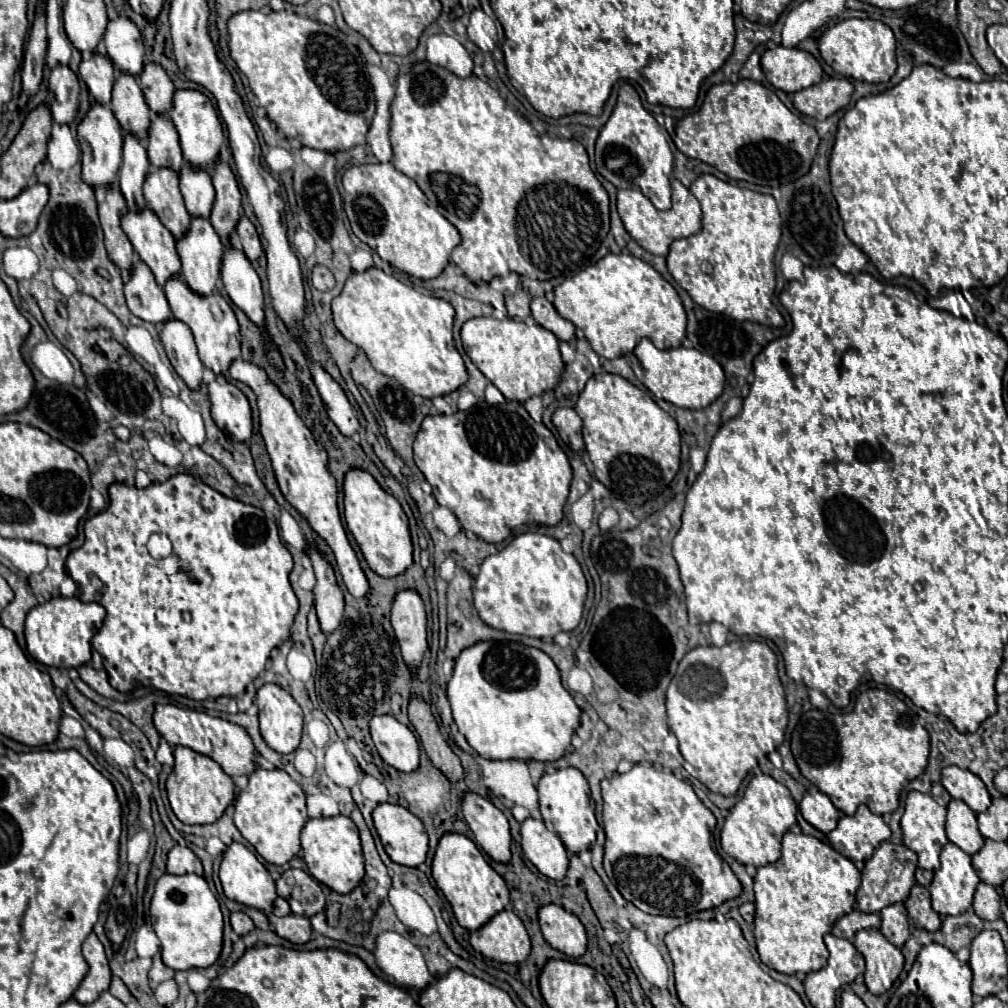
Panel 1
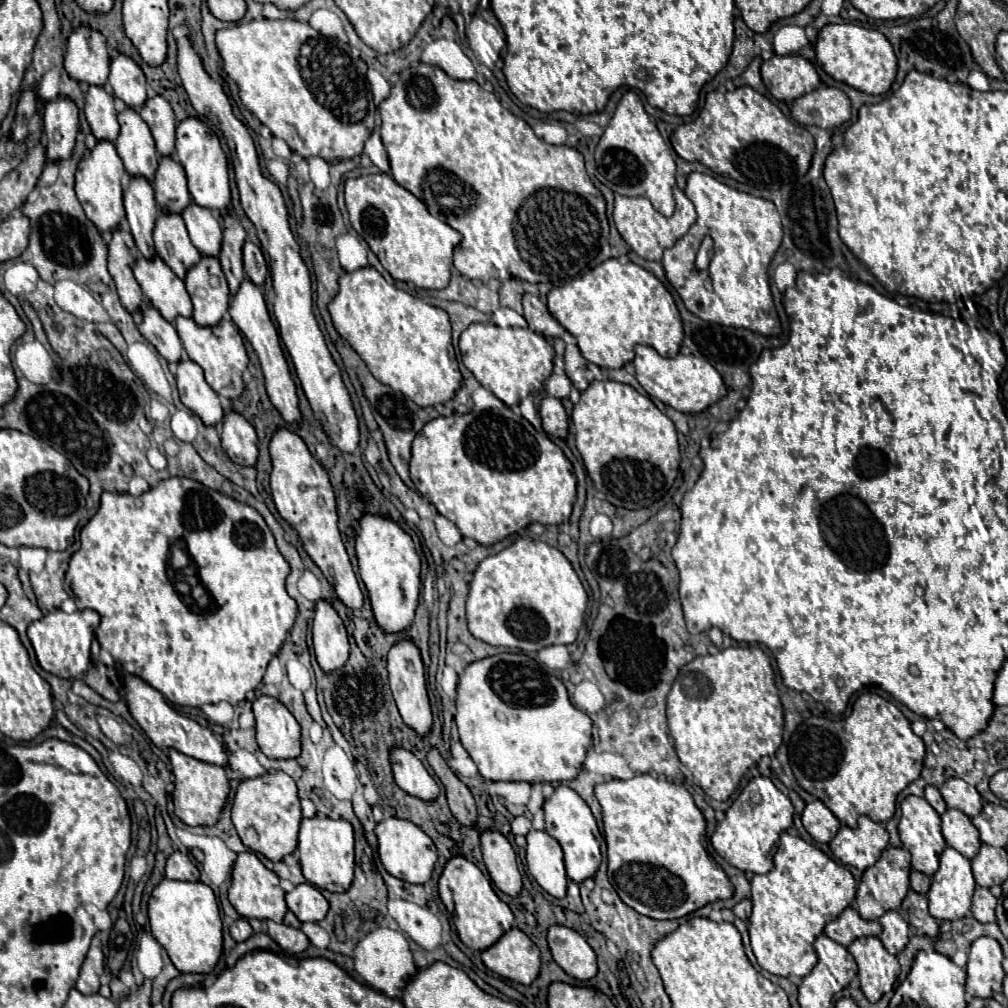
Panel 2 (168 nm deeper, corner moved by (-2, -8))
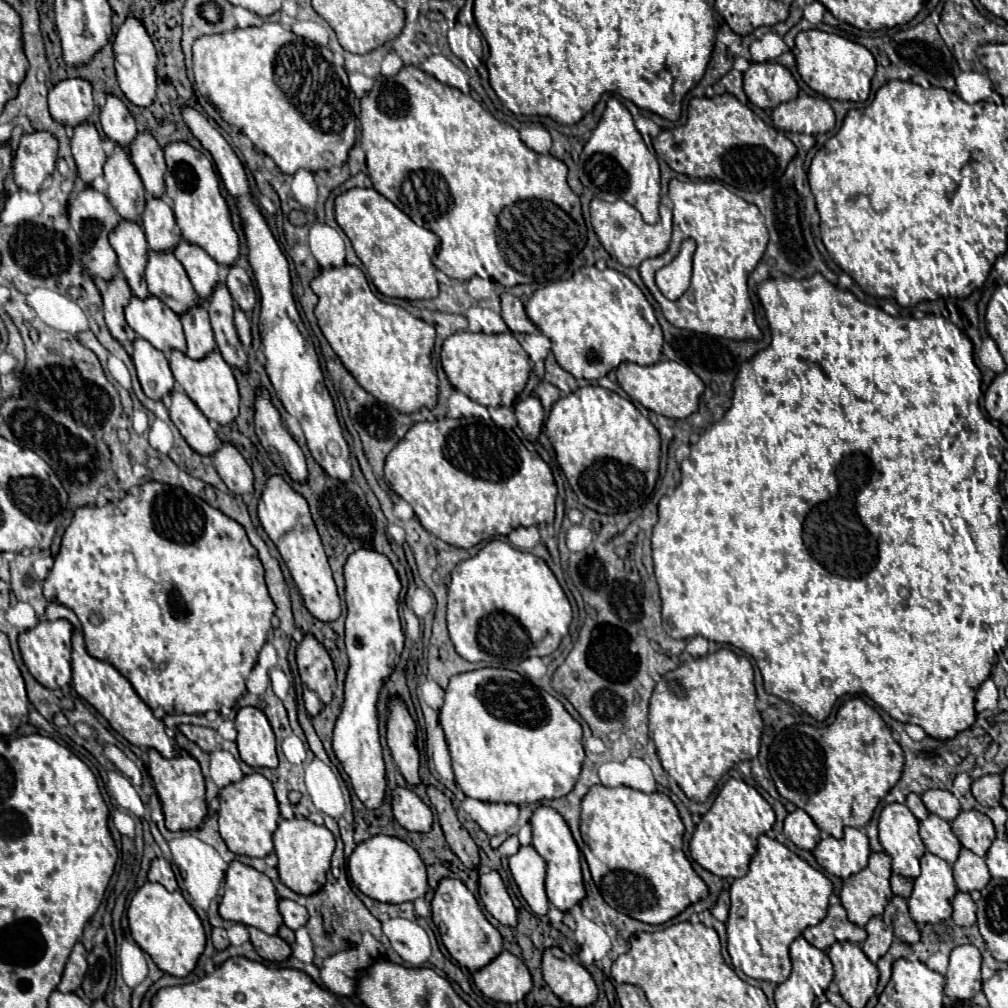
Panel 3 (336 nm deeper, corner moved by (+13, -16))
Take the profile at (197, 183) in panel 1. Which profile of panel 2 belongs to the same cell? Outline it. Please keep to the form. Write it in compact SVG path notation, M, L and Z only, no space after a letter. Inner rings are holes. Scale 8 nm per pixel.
M191 202L183 210L183 220L195 248L201 254L217 256L221 250L221 222L217 214L209 208L199 208L195 202Z

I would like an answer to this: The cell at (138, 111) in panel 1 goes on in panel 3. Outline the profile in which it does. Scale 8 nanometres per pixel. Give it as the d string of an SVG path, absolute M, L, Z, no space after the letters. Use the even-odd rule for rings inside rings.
M116 146L112 158L104 164L104 180L108 184L108 200L118 210L118 214L128 220L142 224L142 212L146 206L146 192L142 180L132 166L124 148Z

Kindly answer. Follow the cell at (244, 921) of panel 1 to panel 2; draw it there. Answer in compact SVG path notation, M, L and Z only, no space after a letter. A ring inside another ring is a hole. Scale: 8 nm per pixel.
M239 918L239 920L231 926L231 936L233 936L235 942L243 942L243 940L247 940L251 934L253 934L251 924L249 924L245 918Z

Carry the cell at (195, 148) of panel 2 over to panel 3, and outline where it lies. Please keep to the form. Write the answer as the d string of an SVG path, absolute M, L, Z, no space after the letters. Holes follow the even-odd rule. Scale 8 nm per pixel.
M172 142L164 148L166 156L166 194L172 200L172 212L176 216L176 224L182 232L182 238L188 244L200 246L208 252L218 264L232 266L240 258L240 240L232 226L230 208L220 190L220 180L214 170L214 164L208 156L200 154L186 142Z

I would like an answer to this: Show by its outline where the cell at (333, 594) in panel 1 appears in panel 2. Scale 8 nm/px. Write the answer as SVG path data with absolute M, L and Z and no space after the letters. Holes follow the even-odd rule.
M319 600L315 606L313 646L317 662L325 672L341 668L349 656L347 630L329 600Z

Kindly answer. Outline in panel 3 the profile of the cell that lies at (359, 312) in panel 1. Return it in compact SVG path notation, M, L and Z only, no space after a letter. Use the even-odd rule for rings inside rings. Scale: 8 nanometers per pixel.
M346 264L322 268L310 282L318 296L316 320L332 350L352 372L356 382L380 402L404 414L418 412L422 406L434 408L438 398L438 378L432 366L434 326L412 316L404 308L380 300L368 286L360 268Z

